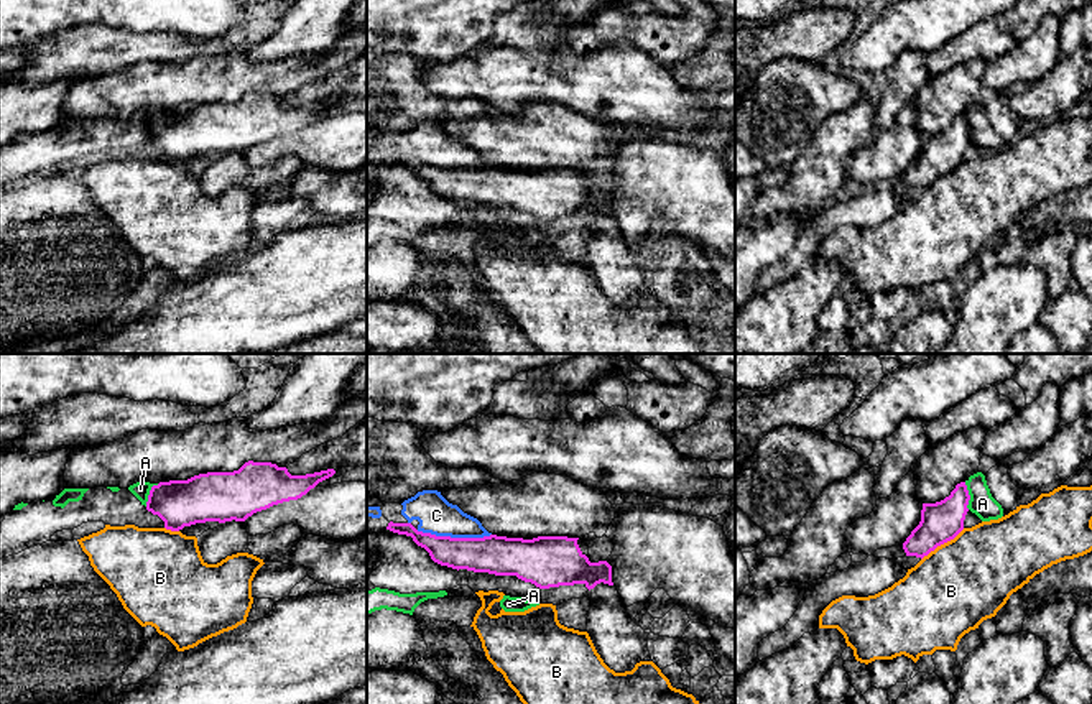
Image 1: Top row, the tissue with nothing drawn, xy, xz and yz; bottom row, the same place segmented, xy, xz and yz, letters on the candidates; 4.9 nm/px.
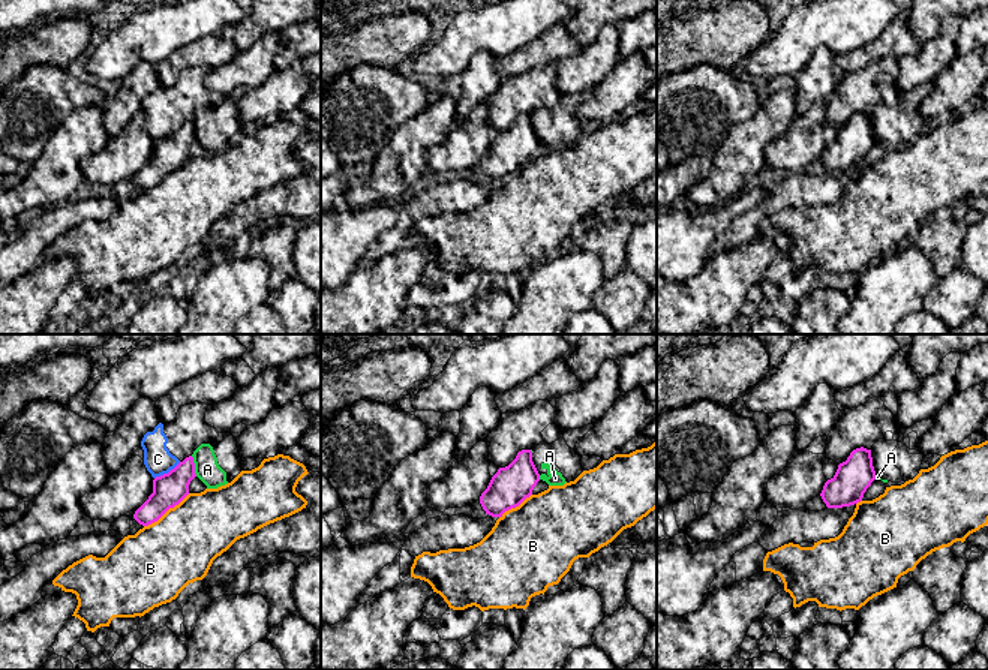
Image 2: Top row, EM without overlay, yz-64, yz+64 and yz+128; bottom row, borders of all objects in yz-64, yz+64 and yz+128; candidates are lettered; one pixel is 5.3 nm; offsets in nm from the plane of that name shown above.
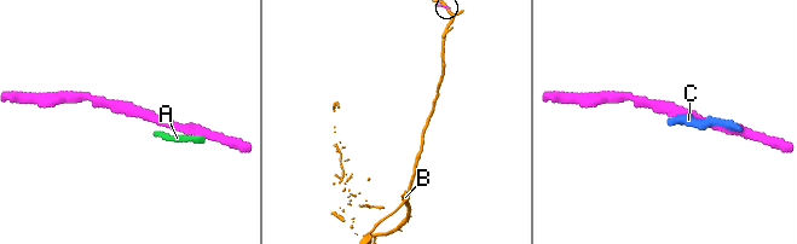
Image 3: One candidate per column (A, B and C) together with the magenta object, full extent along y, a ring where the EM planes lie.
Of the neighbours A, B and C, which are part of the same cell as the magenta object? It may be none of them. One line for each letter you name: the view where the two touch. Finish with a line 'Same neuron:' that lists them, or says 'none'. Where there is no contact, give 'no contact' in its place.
Same neuron: none

